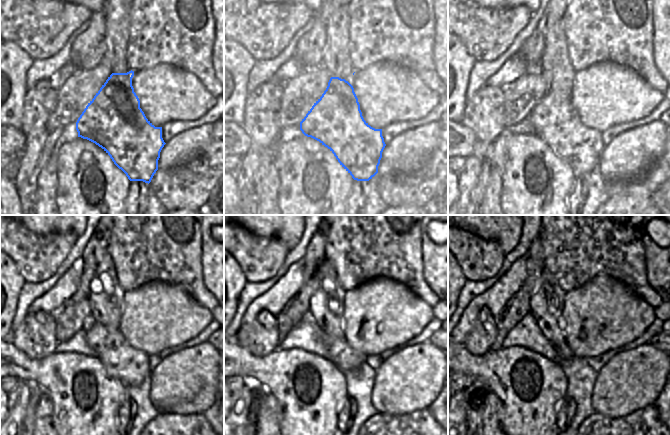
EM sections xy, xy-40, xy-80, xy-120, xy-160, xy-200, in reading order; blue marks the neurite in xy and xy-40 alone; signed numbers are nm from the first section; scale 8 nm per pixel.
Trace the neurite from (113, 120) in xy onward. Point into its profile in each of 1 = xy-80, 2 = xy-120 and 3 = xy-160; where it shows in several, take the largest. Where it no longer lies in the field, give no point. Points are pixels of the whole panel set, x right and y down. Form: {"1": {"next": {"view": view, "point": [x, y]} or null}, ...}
{"1": {"next": {"view": "xy-80", "point": [554, 119]}}, "2": {"next": {"view": "xy-120", "point": [121, 361]}}, "3": {"next": {"view": "xy-160", "point": [345, 358]}}}

